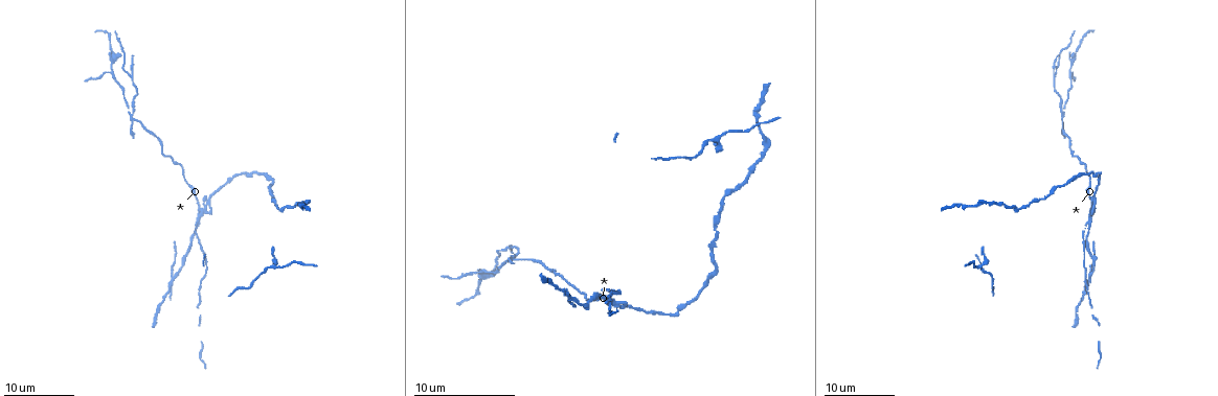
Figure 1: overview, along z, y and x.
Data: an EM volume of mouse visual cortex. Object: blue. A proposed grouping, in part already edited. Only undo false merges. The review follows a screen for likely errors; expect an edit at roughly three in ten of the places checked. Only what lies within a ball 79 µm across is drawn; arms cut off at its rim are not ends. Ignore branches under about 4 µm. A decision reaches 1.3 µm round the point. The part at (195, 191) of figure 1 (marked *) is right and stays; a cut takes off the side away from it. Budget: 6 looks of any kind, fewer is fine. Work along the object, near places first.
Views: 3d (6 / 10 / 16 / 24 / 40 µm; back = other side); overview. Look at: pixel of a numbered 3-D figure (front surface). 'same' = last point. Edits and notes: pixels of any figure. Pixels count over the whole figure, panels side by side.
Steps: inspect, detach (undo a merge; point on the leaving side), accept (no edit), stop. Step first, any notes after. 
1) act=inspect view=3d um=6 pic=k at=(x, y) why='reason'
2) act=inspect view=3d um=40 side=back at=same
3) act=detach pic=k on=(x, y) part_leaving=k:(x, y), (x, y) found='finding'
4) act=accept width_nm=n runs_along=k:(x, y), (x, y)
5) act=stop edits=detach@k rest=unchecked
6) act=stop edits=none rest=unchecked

act=inspect view=3d um=16 pic=1 at=(186, 183) why='sudden change in width'

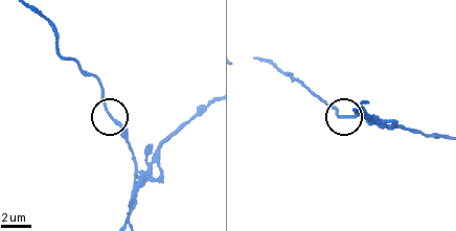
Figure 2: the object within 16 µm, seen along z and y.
act=inspect view=3d um=10 pic=2 at=(108, 113)

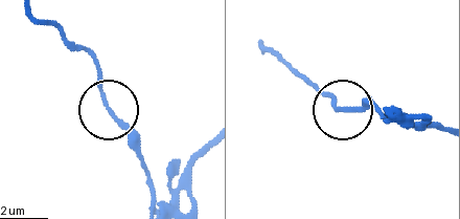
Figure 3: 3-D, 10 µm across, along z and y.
act=accept runs_along=3:(141, 144), (107, 103), (93, 51) found='all the same cell'

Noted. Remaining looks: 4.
act=inspect view=3d um=24 pic=1 at=(128, 112) why='arms part here'

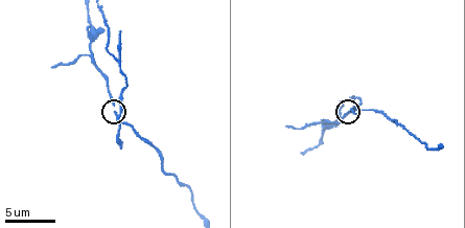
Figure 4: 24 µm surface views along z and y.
act=inspect view=3d um=6 pic=4 at=(116, 115)

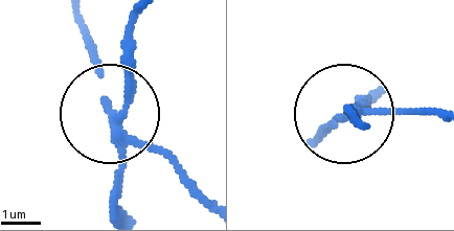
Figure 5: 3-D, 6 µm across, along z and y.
act=detach pic=5 on=(126, 71) side_arm_um=15 part_leaving=5:(113, 131), (133, 14) found='two cells meet here'

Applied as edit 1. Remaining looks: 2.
act=stop edits=detach@5 rest=unchecked

